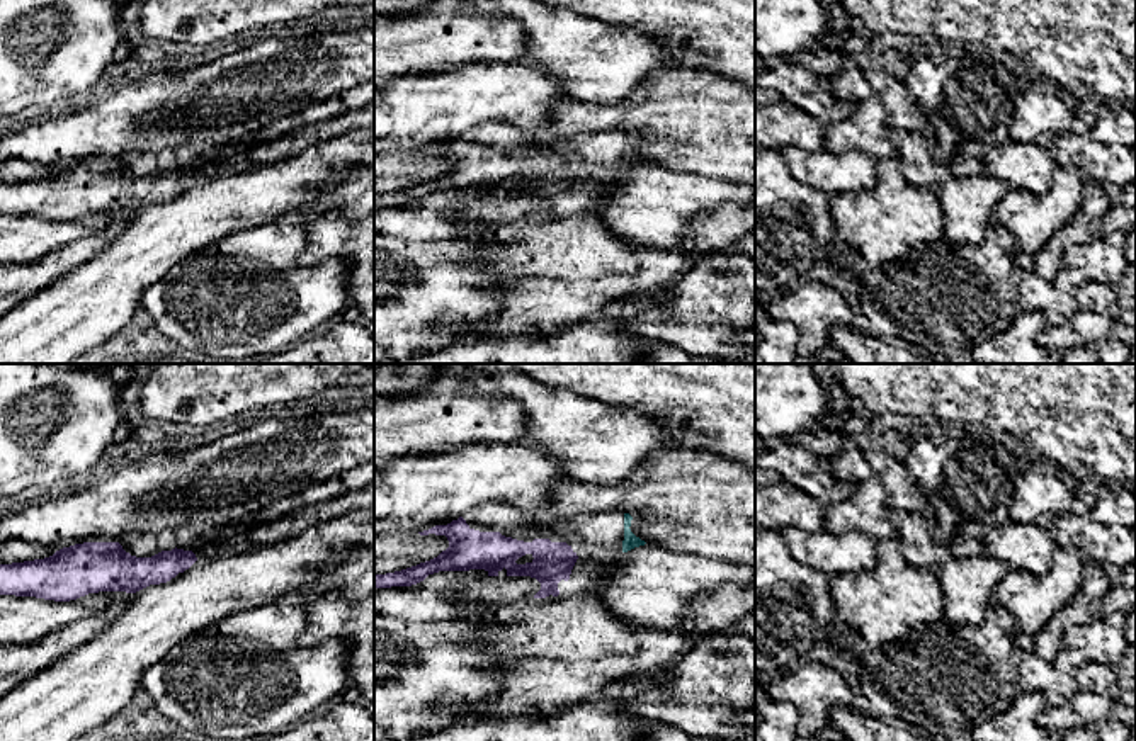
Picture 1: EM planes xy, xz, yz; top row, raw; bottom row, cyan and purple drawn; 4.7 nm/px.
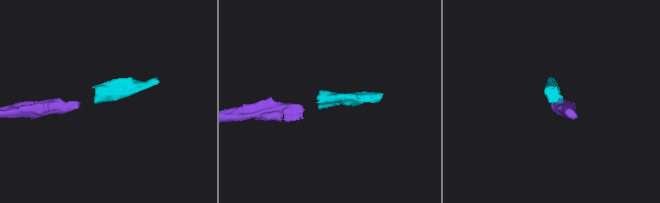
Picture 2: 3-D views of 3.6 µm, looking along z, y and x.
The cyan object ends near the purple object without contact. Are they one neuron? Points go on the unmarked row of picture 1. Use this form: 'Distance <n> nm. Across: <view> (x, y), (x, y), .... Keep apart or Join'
Distance 220 nm. Across: xz (623, 170), (577, 175). Join

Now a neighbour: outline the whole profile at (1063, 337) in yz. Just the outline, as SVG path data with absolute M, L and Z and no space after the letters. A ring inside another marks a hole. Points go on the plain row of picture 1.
M1080 308L1070 321L1041 330L1036 335L1036 342L1041 347L1065 354L1082 343L1095 347L1097 342L1109 337L1110 326L1112 321L1109 318L1097 314L1093 309Z

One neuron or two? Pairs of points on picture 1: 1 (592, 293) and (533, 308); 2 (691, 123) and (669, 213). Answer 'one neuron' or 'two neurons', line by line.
1: one neuron
2: two neurons

